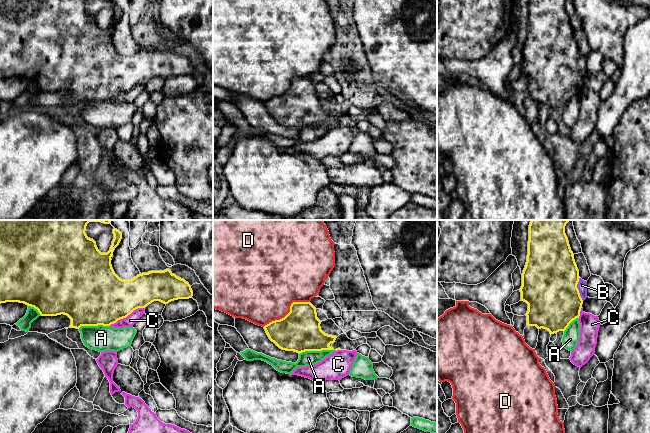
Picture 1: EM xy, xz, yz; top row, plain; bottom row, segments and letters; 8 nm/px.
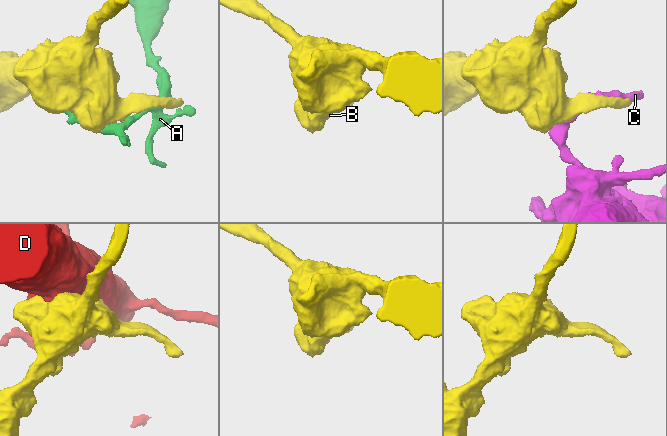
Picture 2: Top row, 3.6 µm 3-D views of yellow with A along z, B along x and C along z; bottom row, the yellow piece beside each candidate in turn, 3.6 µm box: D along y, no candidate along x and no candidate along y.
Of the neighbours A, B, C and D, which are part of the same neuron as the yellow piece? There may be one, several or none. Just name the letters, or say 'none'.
B

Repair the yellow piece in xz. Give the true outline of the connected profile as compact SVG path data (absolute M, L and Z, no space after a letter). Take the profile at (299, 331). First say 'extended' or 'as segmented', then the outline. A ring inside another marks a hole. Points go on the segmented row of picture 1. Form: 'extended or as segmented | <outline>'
as segmented | M293 302L290 312L282 319L264 326L269 339L280 349L302 353L334 350L329 345L336 336L325 334L320 327L316 308L310 302Z

